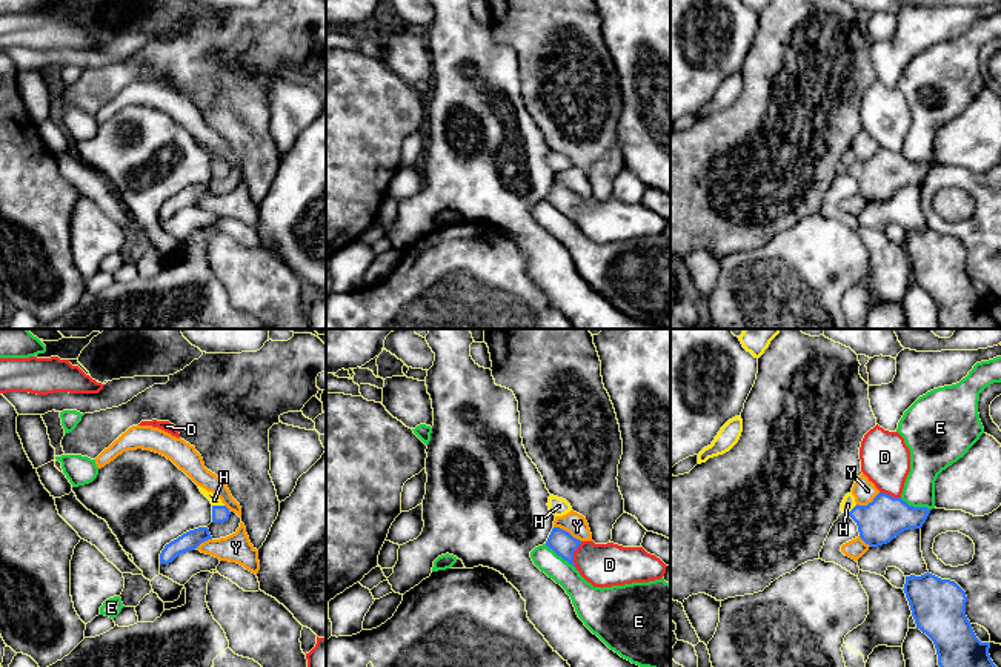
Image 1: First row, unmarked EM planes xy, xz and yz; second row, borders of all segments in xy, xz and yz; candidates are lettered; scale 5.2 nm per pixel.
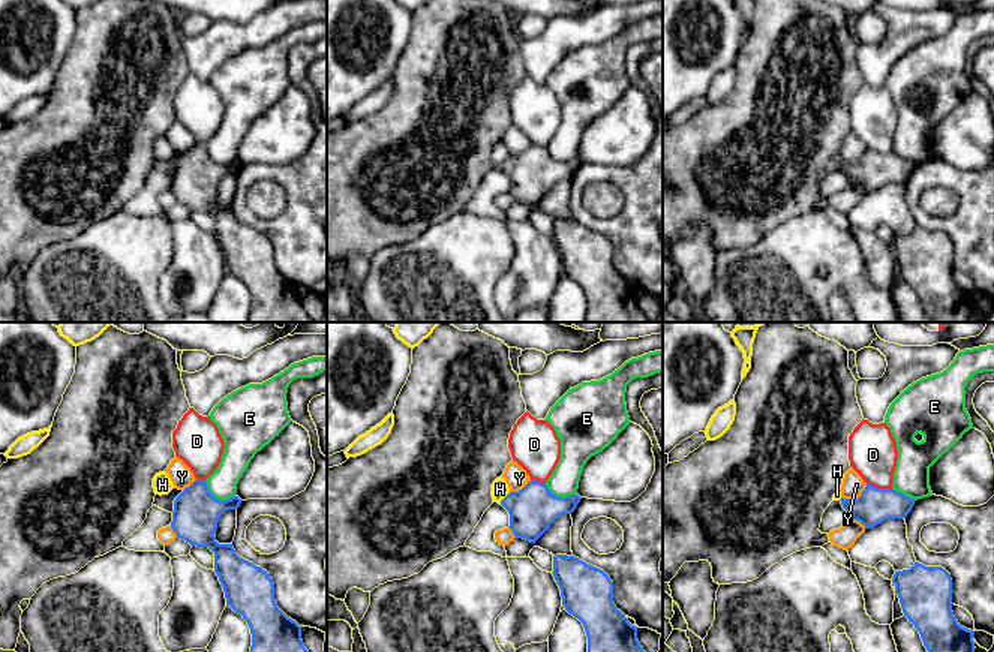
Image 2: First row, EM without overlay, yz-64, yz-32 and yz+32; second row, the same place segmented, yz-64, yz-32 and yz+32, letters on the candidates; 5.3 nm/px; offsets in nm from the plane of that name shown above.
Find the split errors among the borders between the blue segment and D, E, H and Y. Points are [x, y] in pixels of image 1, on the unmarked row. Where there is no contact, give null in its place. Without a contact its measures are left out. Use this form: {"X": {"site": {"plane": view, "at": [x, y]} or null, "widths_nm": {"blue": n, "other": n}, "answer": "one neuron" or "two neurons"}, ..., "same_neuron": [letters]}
{"D": {"site": {"plane": "xz", "at": [572, 211]}, "widths_nm": {"blue": 120, "other": 220}, "answer": "two neurons"}, "E": {"site": {"plane": "xz", "at": [560, 211]}, "widths_nm": {"blue": 120, "other": 140}, "answer": "two neurons"}, "H": {"site": {"plane": "xy", "at": [219, 162]}, "widths_nm": {"blue": 90, "other": 50}, "answer": "two neurons"}, "Y": {"site": {"plane": "xz", "at": [568, 188]}, "widths_nm": {"blue": 120, "other": 120}, "answer": "two neurons"}, "same_neuron": []}

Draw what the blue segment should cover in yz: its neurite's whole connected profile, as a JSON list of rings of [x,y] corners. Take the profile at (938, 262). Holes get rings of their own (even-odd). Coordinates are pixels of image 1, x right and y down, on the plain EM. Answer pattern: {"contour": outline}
{"contour": [[[932,229],[906,232],[904,249],[916,284],[935,300],[941,329],[1001,329],[966,272],[966,247]]]}

